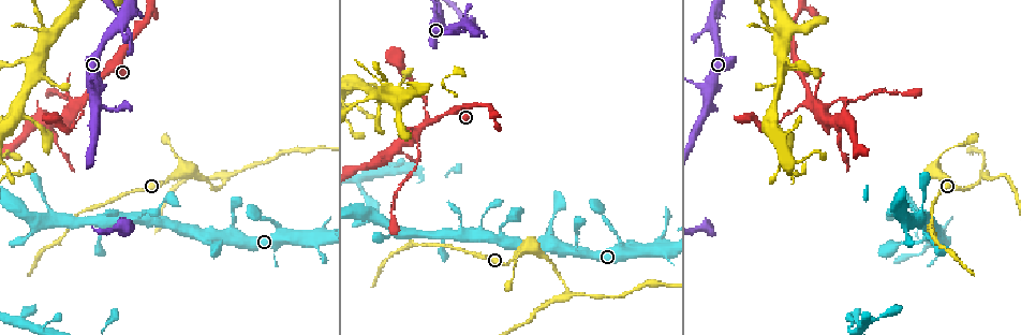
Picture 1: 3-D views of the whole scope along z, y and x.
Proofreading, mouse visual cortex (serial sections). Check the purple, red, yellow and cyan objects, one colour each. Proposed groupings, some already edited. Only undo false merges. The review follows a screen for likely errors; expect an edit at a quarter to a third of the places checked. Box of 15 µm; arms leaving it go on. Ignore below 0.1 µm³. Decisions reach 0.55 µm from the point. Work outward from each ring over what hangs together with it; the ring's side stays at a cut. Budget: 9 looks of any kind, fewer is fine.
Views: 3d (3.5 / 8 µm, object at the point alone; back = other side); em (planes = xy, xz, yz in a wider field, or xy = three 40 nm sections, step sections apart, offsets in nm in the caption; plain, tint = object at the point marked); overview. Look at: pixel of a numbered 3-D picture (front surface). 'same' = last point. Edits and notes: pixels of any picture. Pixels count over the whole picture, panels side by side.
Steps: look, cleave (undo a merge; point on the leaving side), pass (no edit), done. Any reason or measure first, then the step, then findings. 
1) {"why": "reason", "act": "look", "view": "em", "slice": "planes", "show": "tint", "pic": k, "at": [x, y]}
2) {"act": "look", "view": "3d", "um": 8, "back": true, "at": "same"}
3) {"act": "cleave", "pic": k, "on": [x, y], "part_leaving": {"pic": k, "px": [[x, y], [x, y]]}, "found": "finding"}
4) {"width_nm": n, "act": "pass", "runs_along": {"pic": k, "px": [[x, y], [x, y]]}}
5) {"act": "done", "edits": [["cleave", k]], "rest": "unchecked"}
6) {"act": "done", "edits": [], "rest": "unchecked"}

{"why": "a narrow waist", "act": "look", "view": "3d", "um": 8, "pic": 1, "at": [45, 201]}

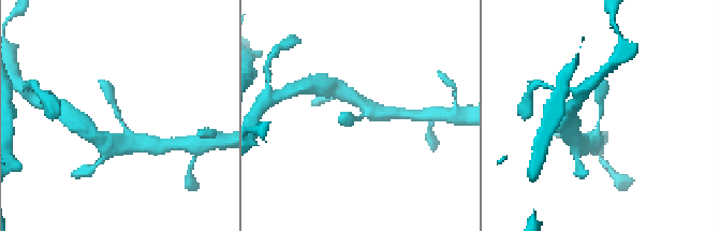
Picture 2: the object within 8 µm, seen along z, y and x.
{"act": "look", "view": "em", "slice": "xy", "step": 3, "show": "tint", "pic": 2, "at": [116, 117]}

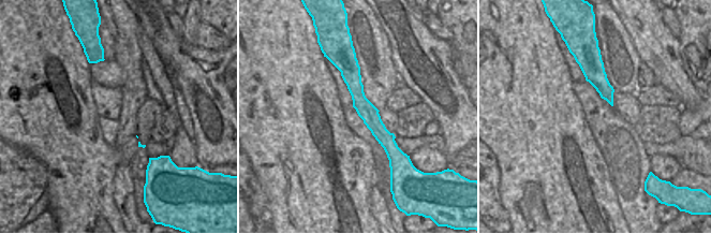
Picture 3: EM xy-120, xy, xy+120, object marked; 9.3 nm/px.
{"width_nm": 170, "act": "pass", "runs_along": {"pic": 3, "px": [[350, 58], [359, 102], [391, 159]]}, "found": "continuous, no second cell"}

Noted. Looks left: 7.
{"why": "three arms meet", "act": "look", "view": "3d", "um": 3.5, "pic": 1, "at": [426, 122]}

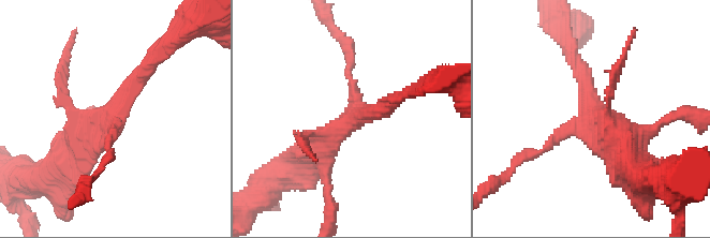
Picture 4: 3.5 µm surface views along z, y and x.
{"act": "look", "view": "em", "slice": "xy", "step": 1, "show": "tint", "pic": 4, "at": [592, 111]}

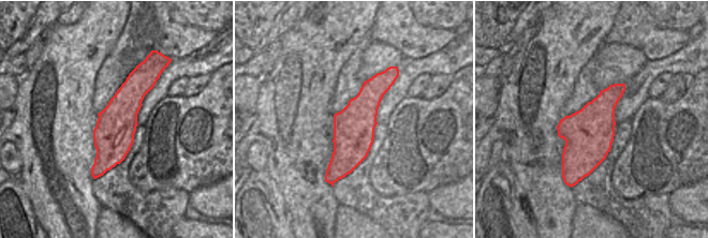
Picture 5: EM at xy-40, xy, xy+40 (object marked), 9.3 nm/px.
{"why": "cut it another way", "act": "look", "view": "em", "slice": "xy", "step": 5, "show": "tint", "at": "same"}

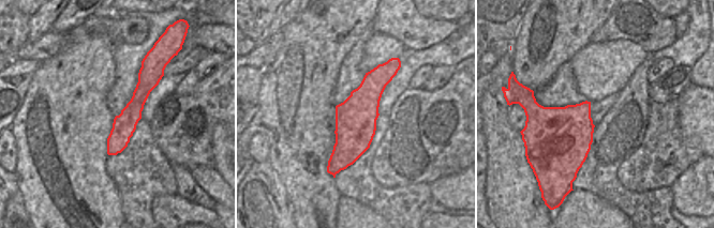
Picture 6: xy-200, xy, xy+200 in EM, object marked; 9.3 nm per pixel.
{"act": "pass", "runs_along": {"pic": 6, "px": [[387, 65], [356, 117], [343, 166]]}, "found": "one cell here"}

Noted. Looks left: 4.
{"why": "side arm on a straight run", "act": "look", "view": "3d", "um": 8, "pic": 1, "at": [463, 22]}

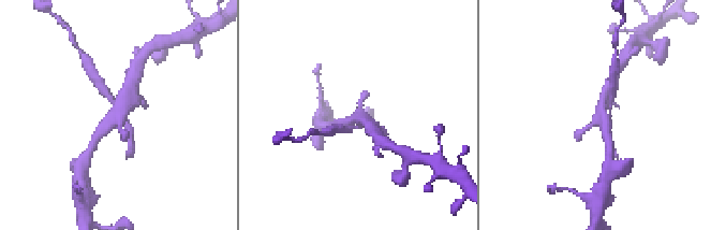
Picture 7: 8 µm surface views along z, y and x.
{"why": "shape alone is not enough", "act": "look", "view": "em", "slice": "xy", "step": 1, "show": "tint", "pic": 7, "at": [355, 119]}

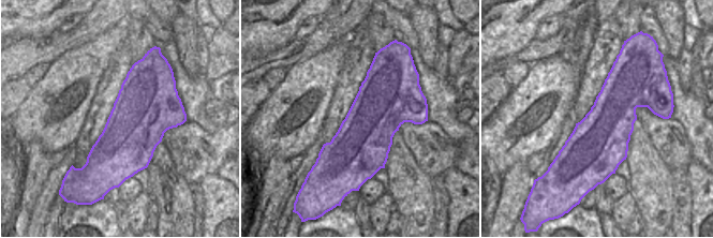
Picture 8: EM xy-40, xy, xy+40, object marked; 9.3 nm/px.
{"act": "cleave", "pic": 7, "on": [106, 92], "part_leaving": {"pic": 7, "px": [[114, 103], [103, 85], [90, 80]]}, "found": "a second cell is stuck on"}

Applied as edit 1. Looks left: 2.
{"act": "done", "edits": [["cleave", 7]], "rest": "unchecked"}

